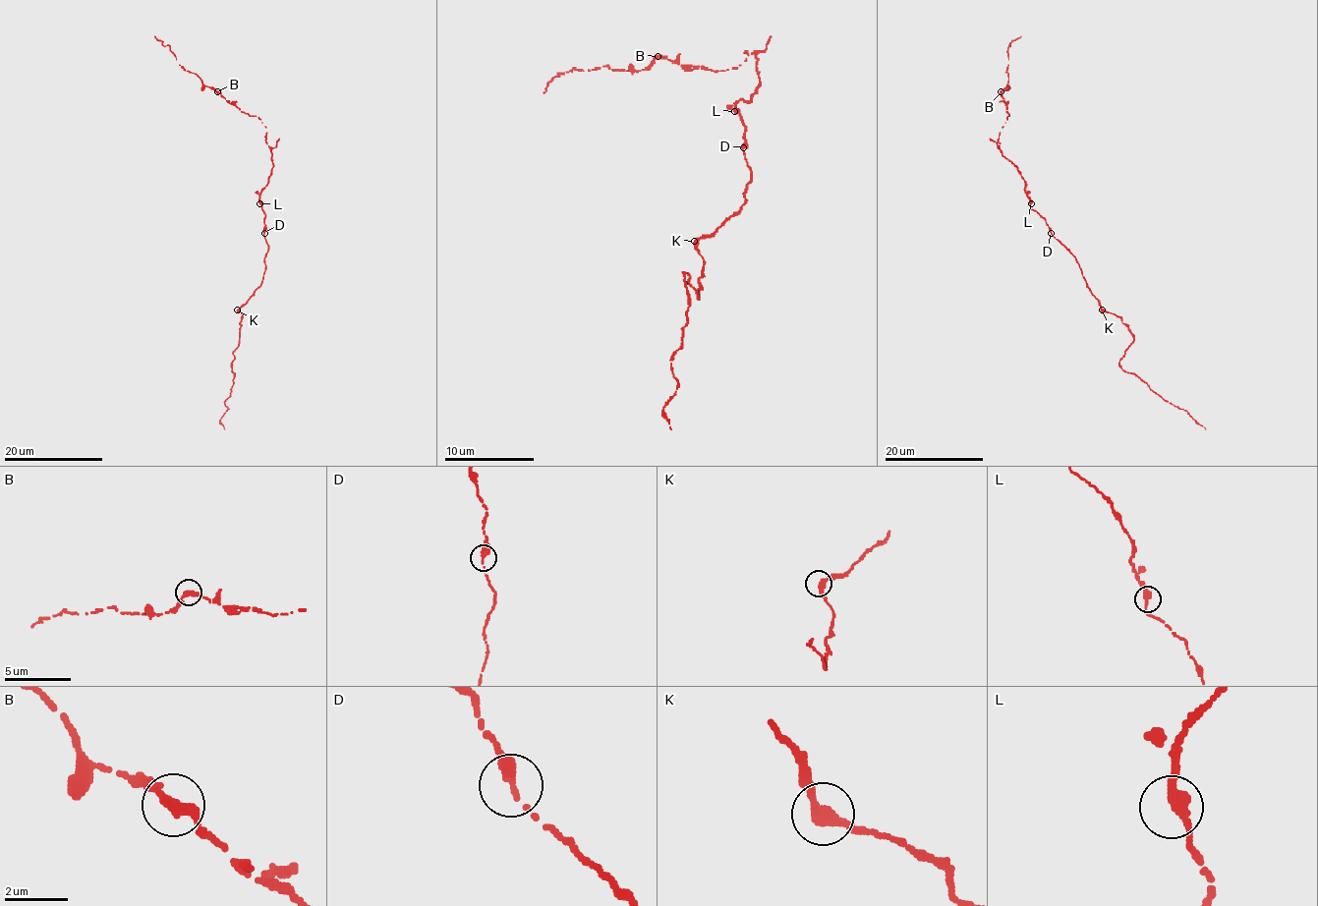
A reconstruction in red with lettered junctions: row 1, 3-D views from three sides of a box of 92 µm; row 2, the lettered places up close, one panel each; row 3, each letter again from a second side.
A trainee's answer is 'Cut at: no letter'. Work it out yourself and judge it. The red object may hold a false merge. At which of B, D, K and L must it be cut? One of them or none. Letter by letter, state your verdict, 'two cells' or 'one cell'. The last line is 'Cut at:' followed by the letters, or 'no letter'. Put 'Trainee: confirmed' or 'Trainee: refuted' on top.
Trainee: confirmed
B: one cell
D: one cell
K: one cell
L: one cell
Cut at: no letter

